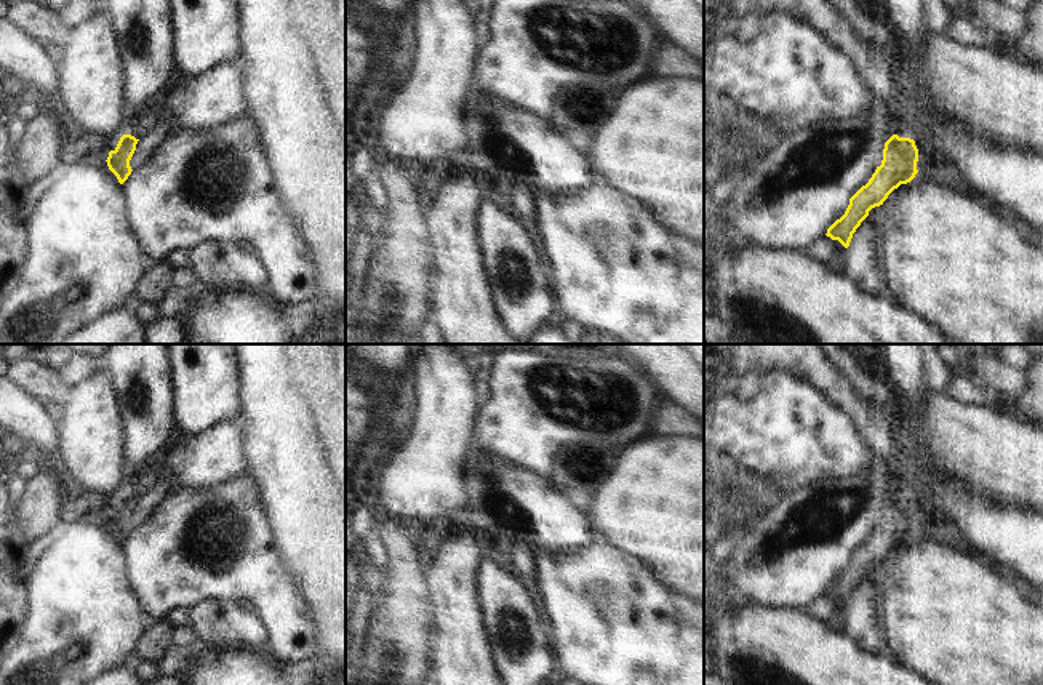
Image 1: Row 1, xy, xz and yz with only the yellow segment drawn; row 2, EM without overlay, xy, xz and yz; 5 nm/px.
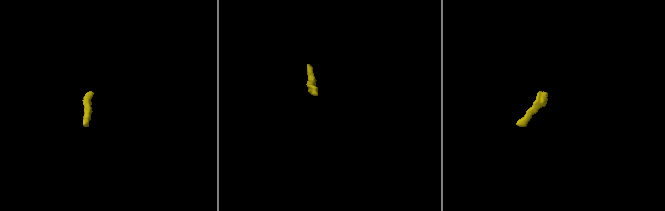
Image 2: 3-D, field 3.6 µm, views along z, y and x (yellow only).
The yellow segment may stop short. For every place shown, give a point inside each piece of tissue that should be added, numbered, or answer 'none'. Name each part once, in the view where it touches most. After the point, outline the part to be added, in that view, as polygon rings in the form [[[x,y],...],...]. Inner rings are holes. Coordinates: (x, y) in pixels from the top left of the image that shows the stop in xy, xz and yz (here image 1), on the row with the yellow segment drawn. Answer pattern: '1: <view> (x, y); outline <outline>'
1: xy (146, 119); outline [[[154,107],[142,109],[133,118],[133,126],[130,128],[128,134],[141,139],[154,125],[158,122],[157,112]]]

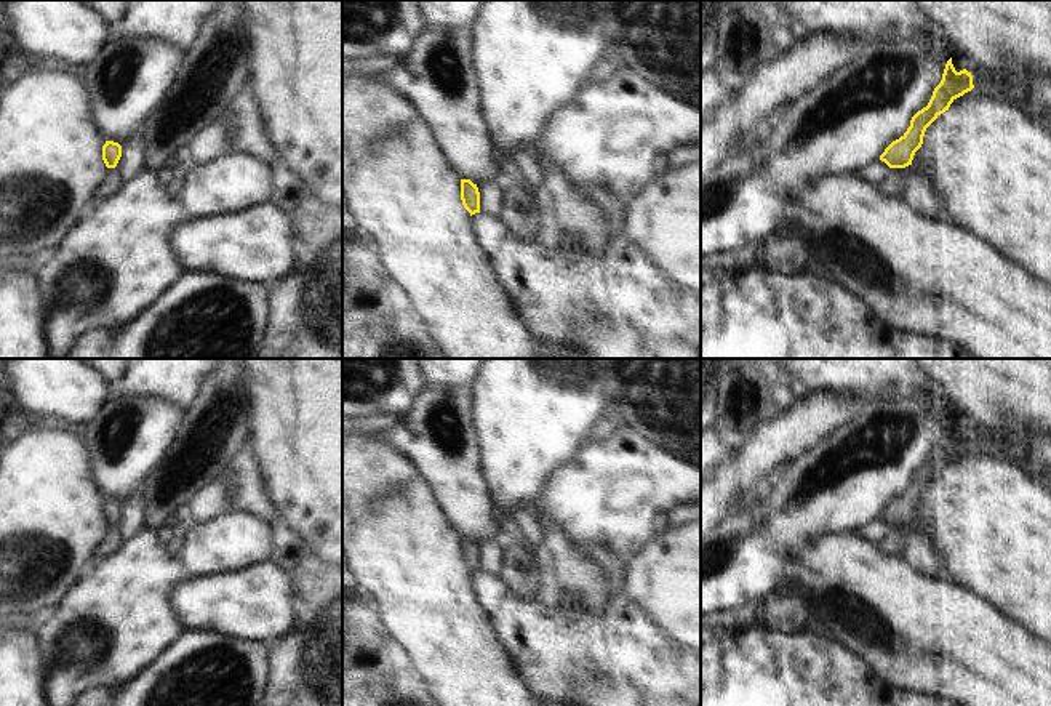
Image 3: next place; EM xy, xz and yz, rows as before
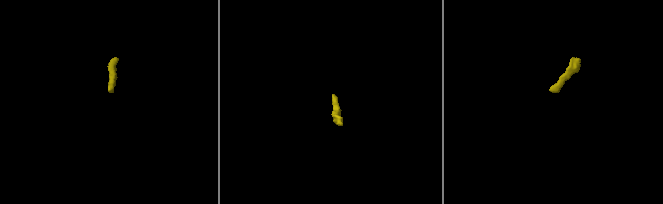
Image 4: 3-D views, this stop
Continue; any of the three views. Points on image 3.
1: yz (895, 184); outline [[[891,168],[891,174],[878,186],[885,194],[904,197],[910,173],[905,168]]]

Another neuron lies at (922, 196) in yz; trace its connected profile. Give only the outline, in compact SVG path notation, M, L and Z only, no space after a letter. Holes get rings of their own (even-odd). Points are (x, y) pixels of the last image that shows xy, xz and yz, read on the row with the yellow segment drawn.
M918 166L910 171L904 199L913 211L923 213L925 216L945 216L945 202L939 194L933 171L928 166Z

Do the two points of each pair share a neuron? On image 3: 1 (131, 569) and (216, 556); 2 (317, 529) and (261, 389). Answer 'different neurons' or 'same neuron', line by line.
1: different neurons
2: same neuron

